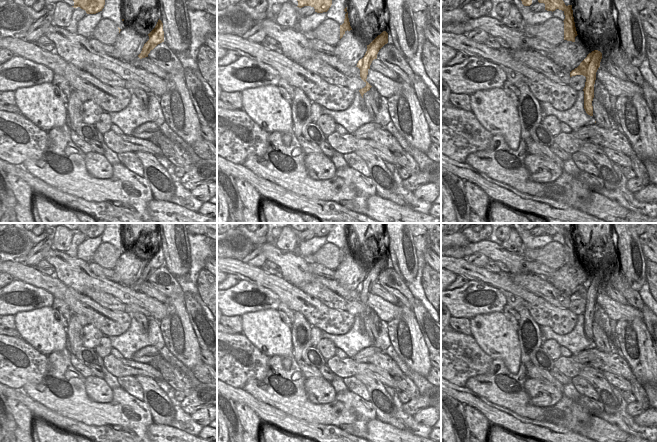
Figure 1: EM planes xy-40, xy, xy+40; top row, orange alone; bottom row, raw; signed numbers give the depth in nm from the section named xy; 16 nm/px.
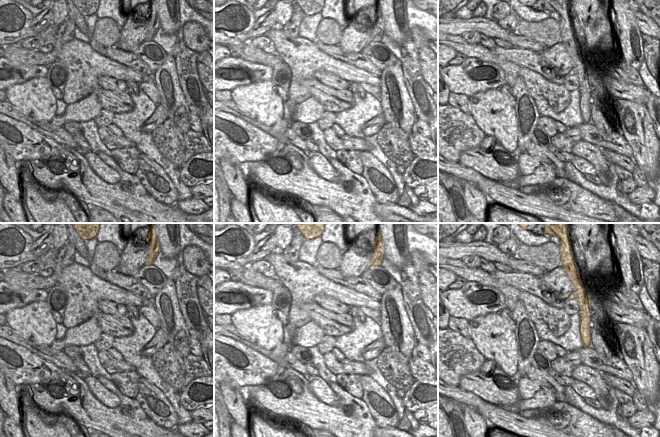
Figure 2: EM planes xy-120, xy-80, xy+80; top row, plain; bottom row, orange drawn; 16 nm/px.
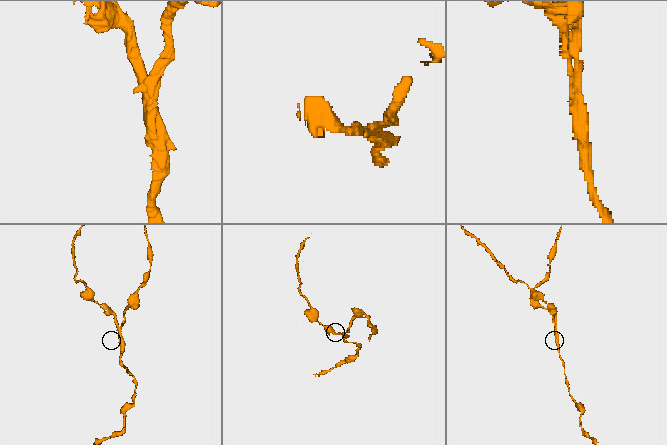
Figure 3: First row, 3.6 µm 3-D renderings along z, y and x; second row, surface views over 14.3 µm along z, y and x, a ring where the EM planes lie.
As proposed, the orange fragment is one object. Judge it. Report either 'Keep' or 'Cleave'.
Cleave

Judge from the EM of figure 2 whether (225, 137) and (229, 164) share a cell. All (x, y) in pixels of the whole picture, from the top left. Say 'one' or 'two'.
two

